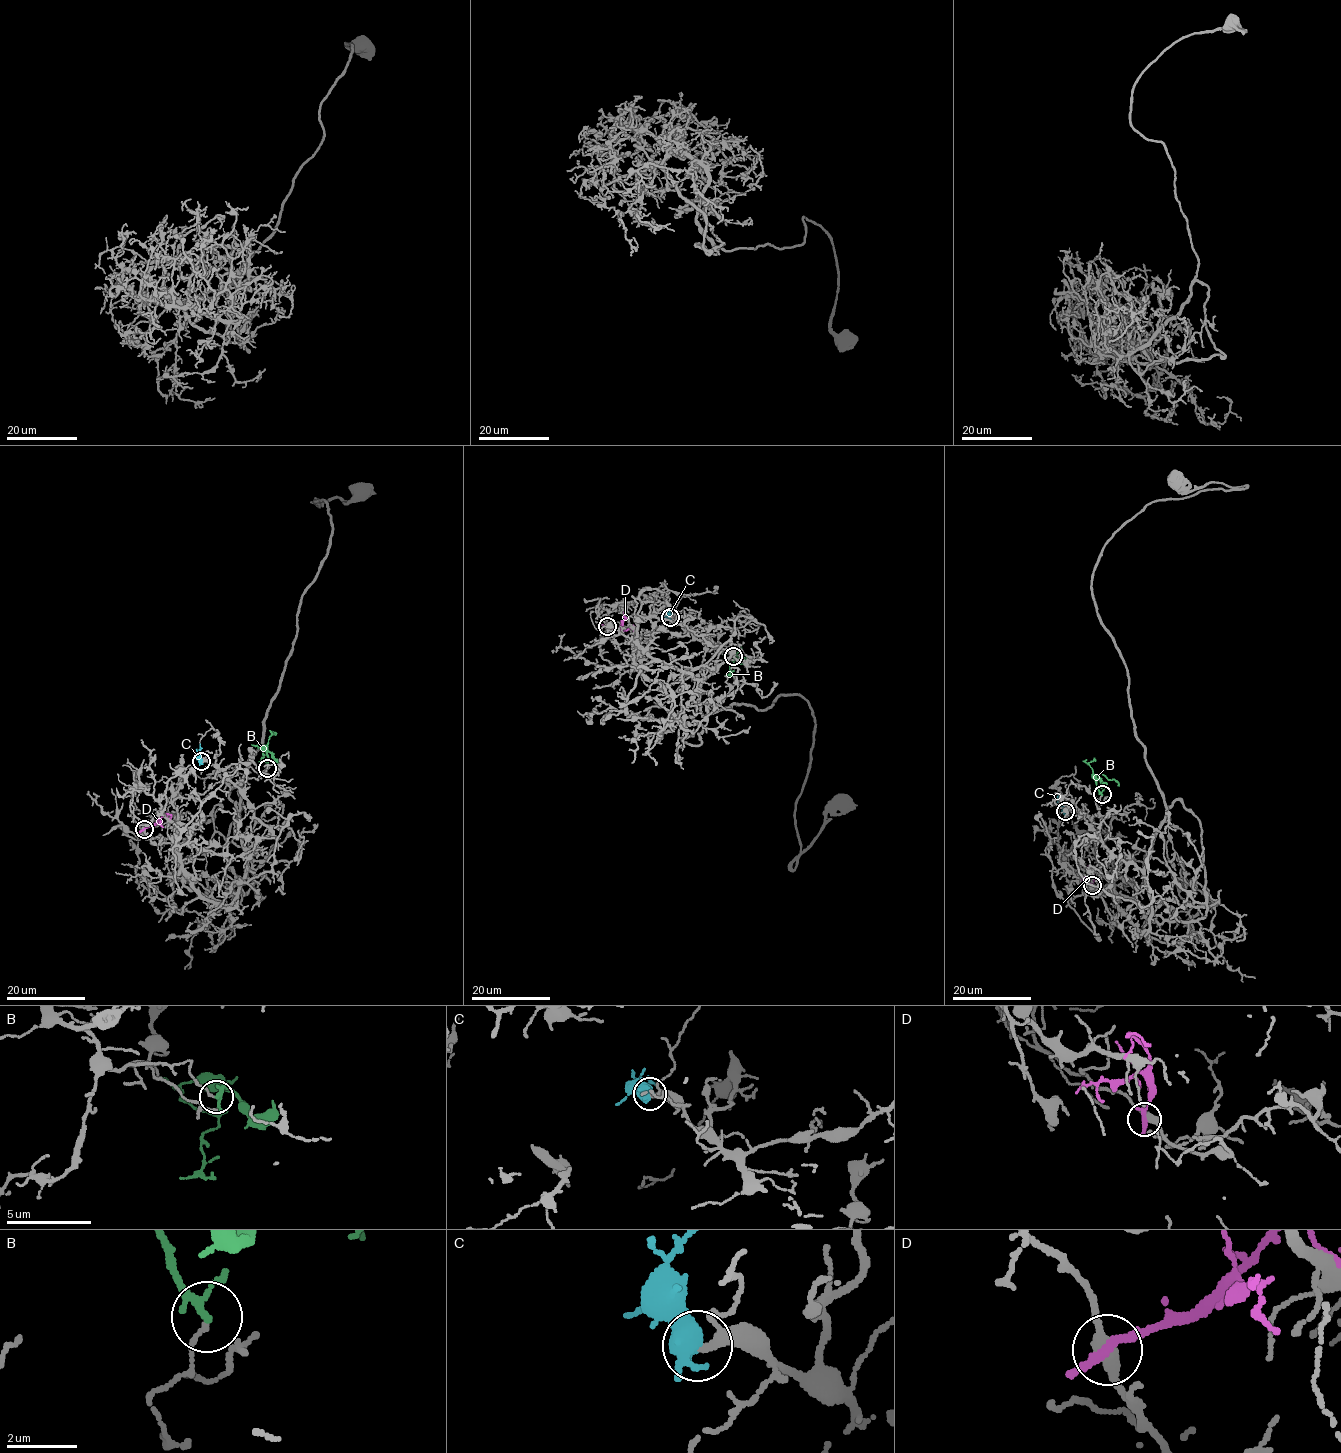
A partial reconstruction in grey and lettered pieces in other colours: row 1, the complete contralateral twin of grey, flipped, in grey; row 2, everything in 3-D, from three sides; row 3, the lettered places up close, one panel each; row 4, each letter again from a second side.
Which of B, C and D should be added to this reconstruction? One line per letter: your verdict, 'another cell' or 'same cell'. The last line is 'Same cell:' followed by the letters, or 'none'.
B: another cell
C: same cell
D: another cell
Same cell: C

